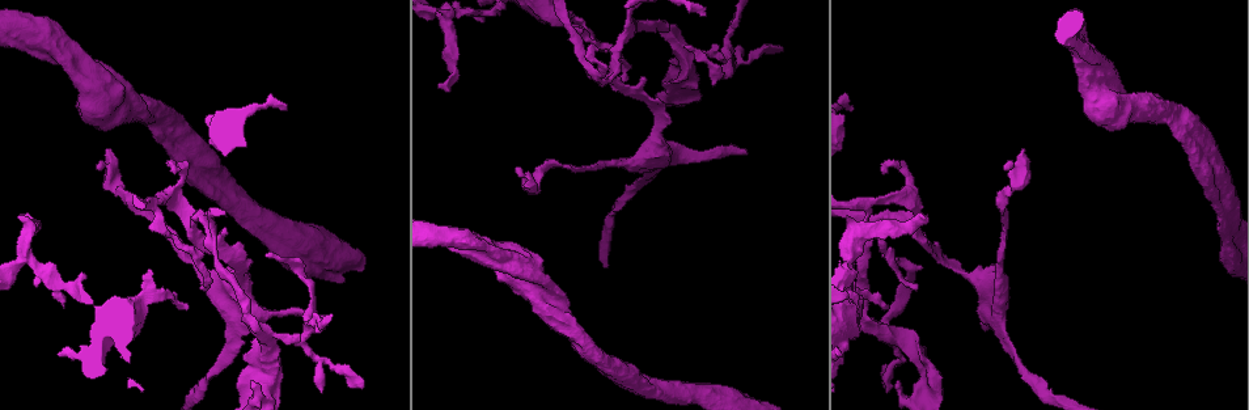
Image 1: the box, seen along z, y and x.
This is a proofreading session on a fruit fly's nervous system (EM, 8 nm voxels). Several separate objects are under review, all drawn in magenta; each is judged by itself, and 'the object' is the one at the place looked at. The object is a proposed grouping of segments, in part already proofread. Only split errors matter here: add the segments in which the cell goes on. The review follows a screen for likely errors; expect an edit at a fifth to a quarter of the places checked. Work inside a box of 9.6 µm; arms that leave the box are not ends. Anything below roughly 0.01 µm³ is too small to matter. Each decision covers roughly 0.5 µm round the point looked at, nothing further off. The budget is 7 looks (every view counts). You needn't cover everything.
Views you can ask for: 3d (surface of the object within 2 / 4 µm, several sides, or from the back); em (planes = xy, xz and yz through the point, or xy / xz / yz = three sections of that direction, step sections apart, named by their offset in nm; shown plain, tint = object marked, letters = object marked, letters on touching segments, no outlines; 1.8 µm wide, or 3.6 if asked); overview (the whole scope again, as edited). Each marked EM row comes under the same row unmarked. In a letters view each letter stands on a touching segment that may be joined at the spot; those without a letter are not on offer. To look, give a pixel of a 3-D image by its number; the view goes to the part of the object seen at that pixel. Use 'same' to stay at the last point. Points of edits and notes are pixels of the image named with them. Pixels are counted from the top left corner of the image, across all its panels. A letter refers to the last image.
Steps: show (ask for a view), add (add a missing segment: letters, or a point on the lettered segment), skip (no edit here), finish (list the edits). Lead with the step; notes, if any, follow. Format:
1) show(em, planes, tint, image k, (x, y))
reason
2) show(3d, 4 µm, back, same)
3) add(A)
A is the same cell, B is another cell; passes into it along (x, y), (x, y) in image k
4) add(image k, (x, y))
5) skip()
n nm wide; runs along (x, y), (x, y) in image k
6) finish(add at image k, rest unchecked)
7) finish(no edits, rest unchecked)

show(em, xy, step 16, tint, image 1, (849, 108))
branch stops here

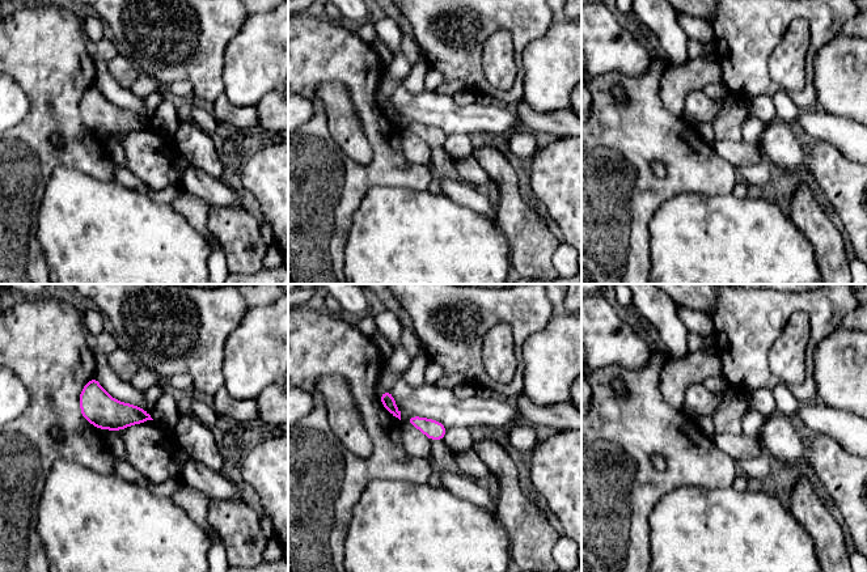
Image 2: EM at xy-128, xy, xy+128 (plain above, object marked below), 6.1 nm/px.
show(em, xz, step 8, letters, same)
another direction

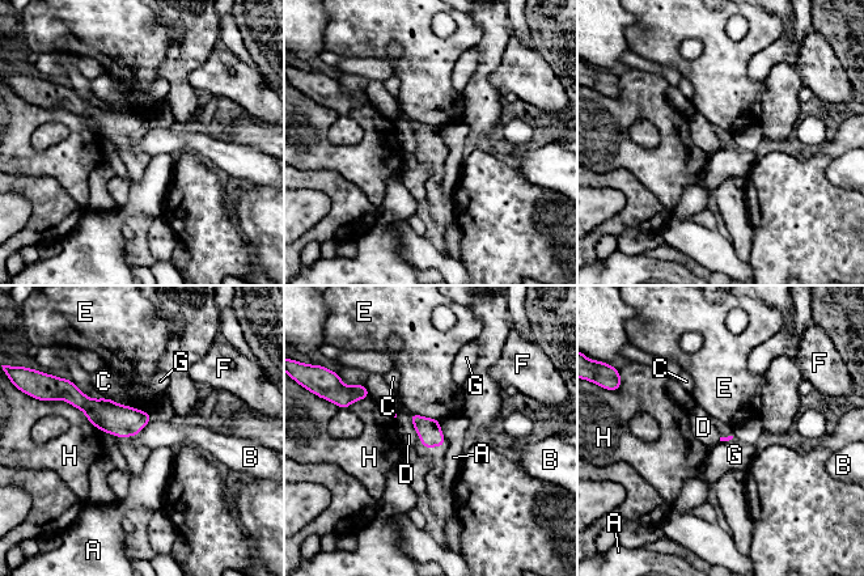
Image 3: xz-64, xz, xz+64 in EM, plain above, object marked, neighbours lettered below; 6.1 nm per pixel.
skip()
H touches over 360 nm; A, B, C, D, E, F, G and H are other cells; border along (152, 415), (136, 433), (127, 436) in image 3; none of them fits

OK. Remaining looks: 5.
show(3d, 4 µm, image 1, (745, 151))
an open end

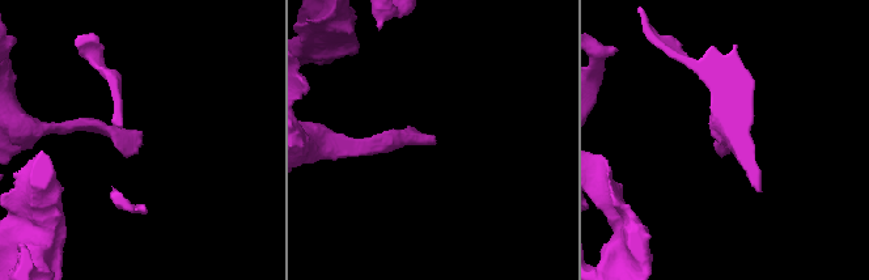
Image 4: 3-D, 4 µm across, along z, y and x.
show(em, xy, step 8, tint, image 4, (430, 137))
now the EM

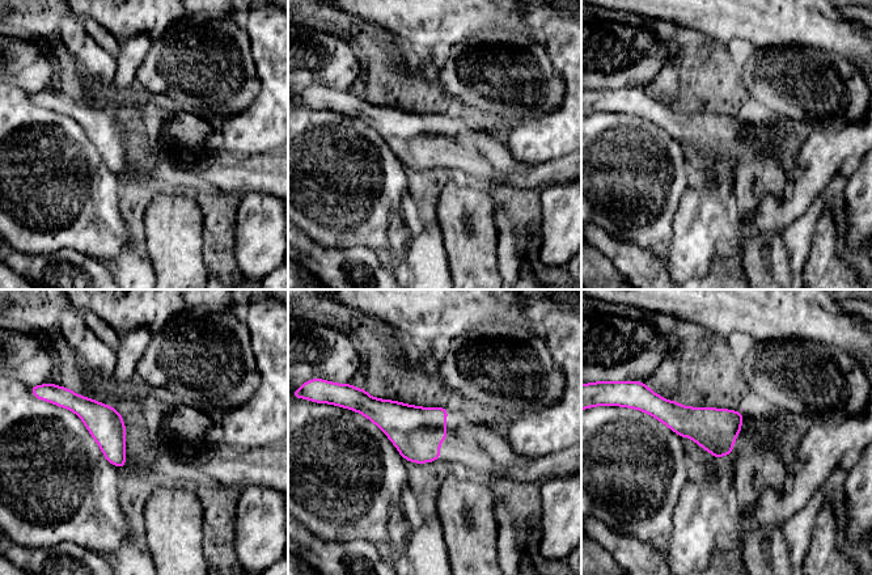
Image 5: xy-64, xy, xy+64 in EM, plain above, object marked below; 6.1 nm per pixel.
show(em, yz, step 8, letters, same)

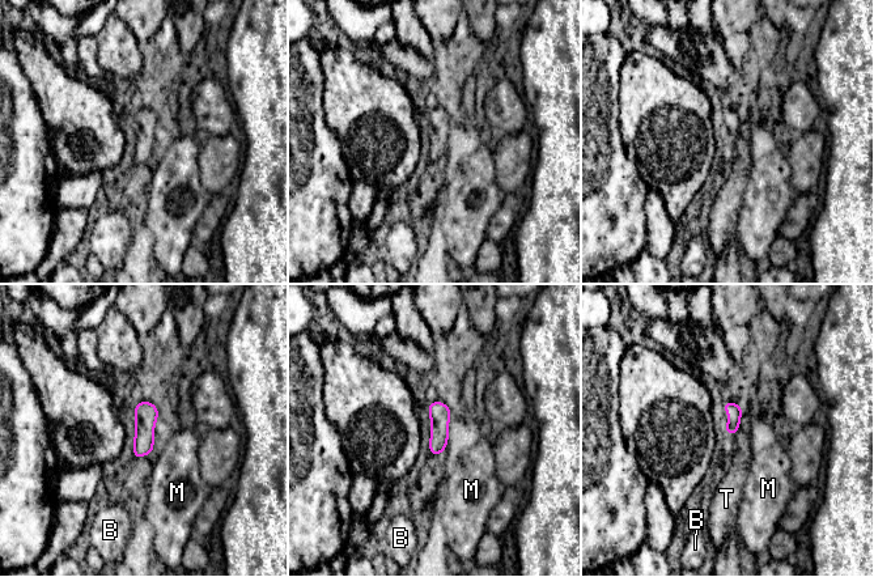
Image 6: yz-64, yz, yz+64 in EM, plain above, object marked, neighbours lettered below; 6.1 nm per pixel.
skip()
B, M and T are other cells; no lettered segment goes on from it

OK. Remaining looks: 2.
show(em, planes, letters, image 1, (297, 337))
four or more arms meet

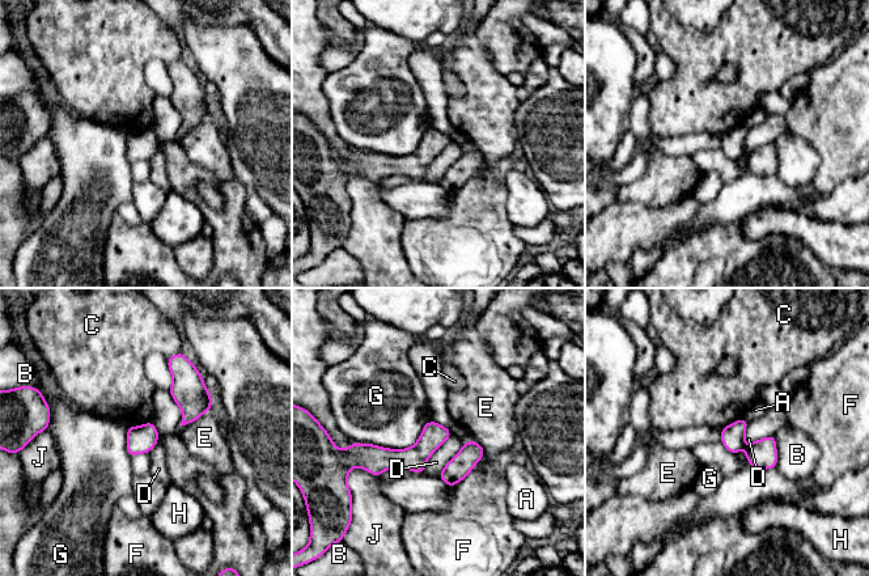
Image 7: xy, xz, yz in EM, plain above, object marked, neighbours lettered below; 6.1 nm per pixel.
skip()
A, B, C, D, E, F, G, H and J are other cells; no lettered segment goes on from it

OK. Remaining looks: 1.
finish(no edits, rest unchecked)

